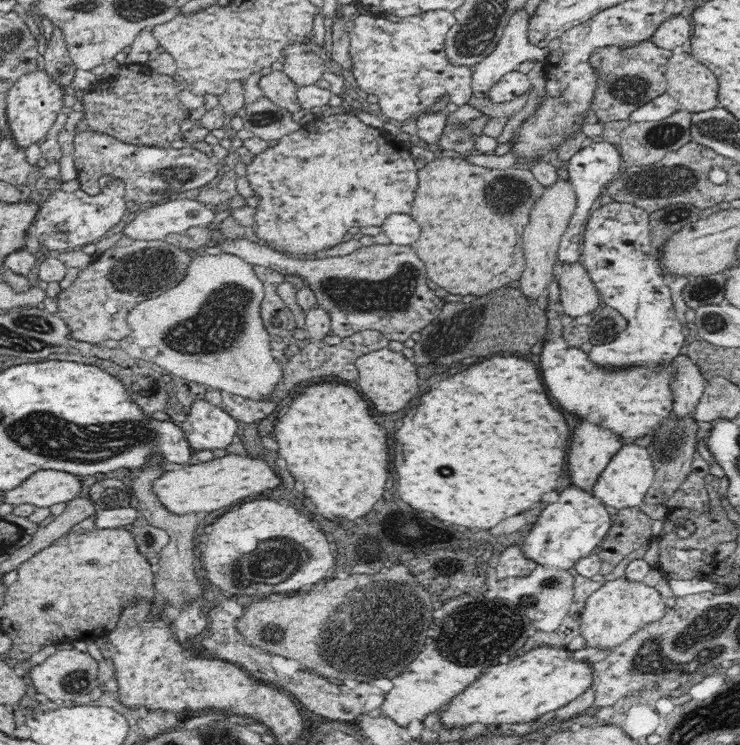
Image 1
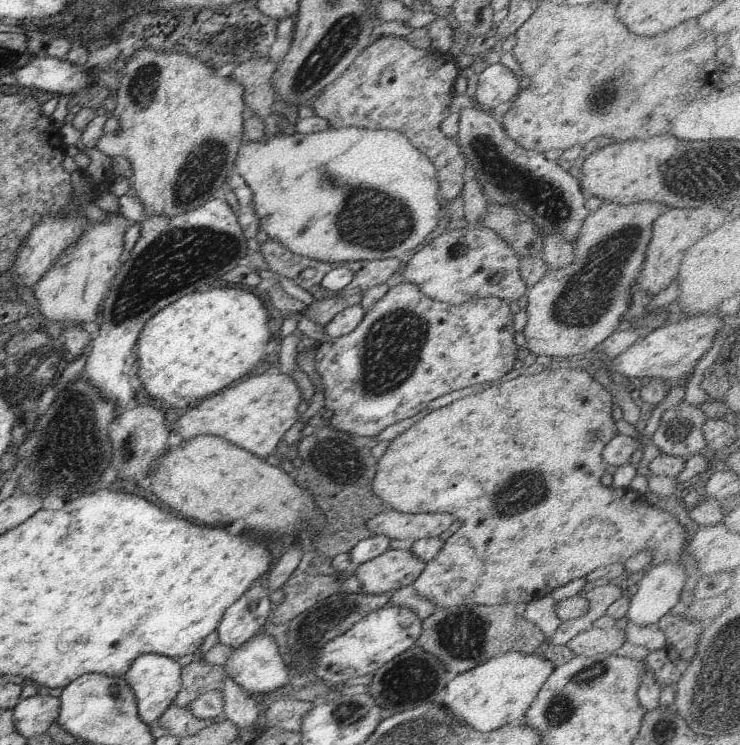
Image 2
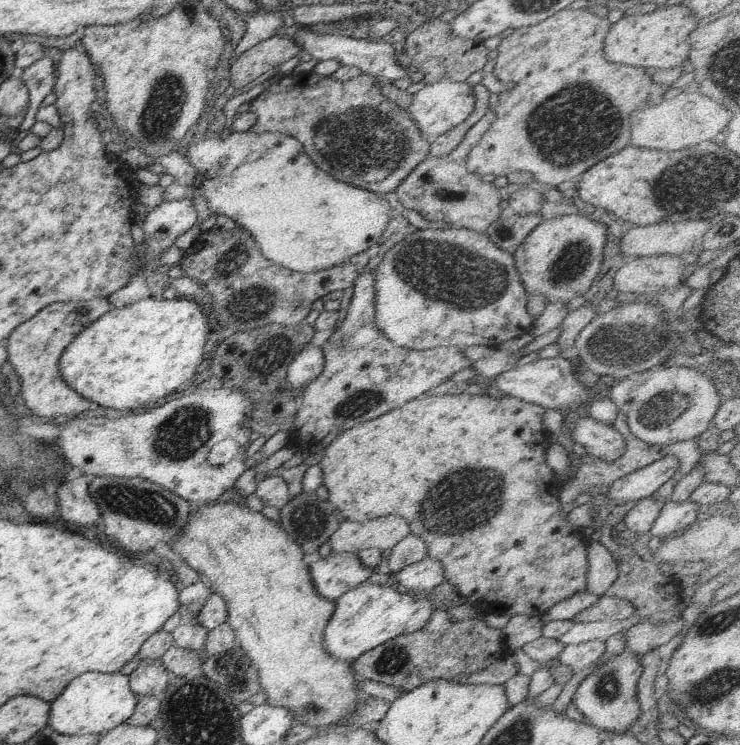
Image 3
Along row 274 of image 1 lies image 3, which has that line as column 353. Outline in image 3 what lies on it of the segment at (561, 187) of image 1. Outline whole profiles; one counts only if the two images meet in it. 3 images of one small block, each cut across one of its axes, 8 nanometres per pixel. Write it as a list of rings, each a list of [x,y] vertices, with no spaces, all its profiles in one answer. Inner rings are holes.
[[[400,516],[376,518],[364,524],[343,522],[330,538],[334,552],[357,553],[362,549],[392,549],[410,534],[408,522]]]

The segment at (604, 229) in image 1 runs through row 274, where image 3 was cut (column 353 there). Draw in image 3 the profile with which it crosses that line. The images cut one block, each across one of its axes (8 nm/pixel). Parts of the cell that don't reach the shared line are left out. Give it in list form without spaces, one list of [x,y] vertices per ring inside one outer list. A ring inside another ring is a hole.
[[[390,580],[366,581],[335,600],[335,609],[323,636],[325,651],[335,659],[342,659],[353,664],[359,656],[381,646],[384,642],[394,640],[396,636],[412,634],[412,632],[423,629],[424,624],[430,620],[432,612],[434,612],[433,606],[427,597],[423,597],[414,591],[405,591],[397,583]]]

